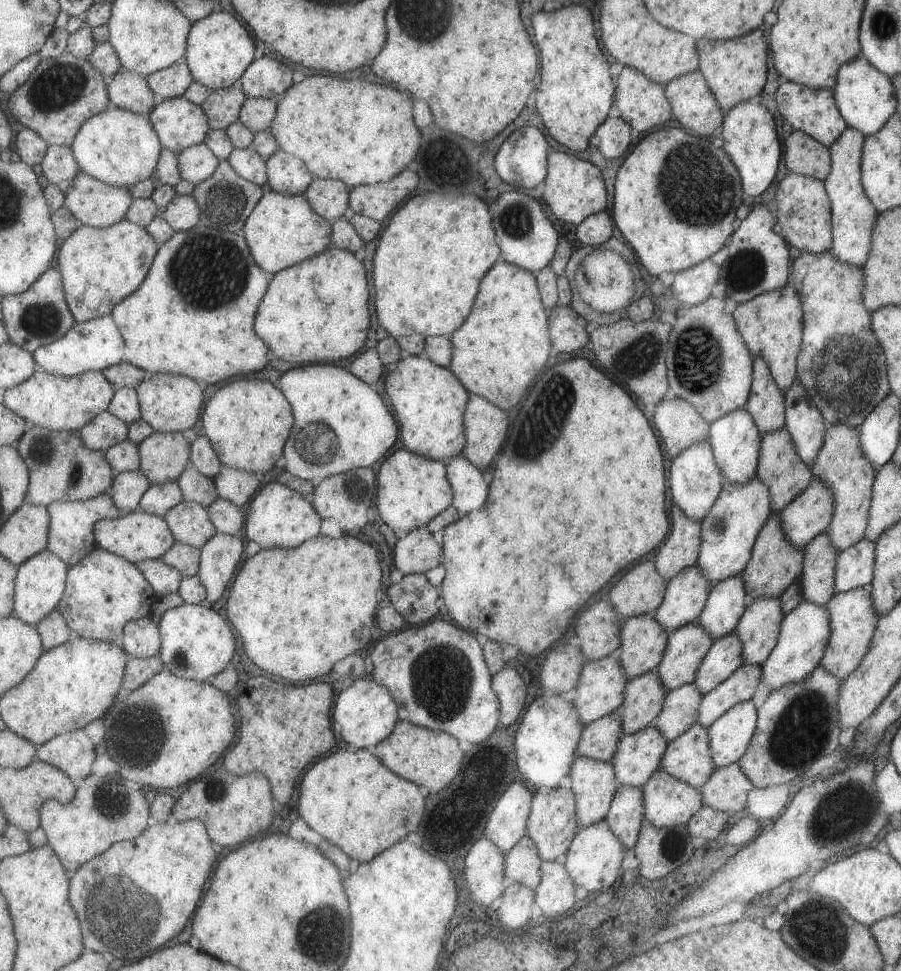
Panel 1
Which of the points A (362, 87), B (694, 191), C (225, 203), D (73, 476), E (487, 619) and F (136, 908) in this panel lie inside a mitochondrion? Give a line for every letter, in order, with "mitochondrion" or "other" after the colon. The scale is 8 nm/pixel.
A: other
B: mitochondrion
C: mitochondrion
D: mitochondrion
E: other
F: mitochondrion

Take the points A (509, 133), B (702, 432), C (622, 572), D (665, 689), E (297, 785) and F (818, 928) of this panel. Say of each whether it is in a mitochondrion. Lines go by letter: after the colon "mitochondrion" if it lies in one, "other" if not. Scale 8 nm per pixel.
A: other
B: other
C: other
D: other
E: other
F: mitochondrion

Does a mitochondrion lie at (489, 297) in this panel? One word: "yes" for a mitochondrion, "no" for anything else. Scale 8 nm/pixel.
no

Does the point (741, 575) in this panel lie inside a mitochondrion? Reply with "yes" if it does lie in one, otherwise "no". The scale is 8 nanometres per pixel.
no

